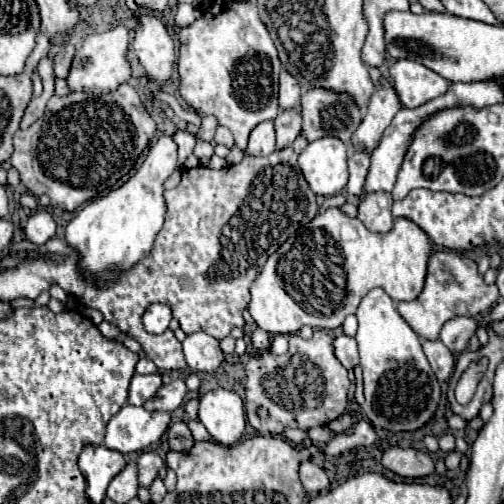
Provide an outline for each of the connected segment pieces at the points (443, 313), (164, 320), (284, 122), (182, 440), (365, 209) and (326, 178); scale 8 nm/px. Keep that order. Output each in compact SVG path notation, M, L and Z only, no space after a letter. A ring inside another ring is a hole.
M435 251L429 257L425 287L415 301L399 303L397 311L407 321L407 325L423 339L437 339L443 323L459 315L481 315L497 301L499 291L495 285L487 285L483 275L477 271L477 263L455 251Z
M163 303L149 305L143 315L143 325L145 325L145 331L149 333L163 333L169 327L169 321L171 321L171 311Z
M297 109L293 111L279 111L275 119L275 131L277 131L277 149L289 147L295 137L301 131L301 115Z
M177 421L177 423L169 425L167 441L169 441L171 451L179 451L179 453L189 453L195 445L195 439L185 421Z
M385 191L369 193L359 203L359 219L373 233L387 233L393 227L393 215L389 215L391 205L393 205L391 193Z
M321 137L299 155L299 167L315 195L337 195L347 185L347 147L337 137Z

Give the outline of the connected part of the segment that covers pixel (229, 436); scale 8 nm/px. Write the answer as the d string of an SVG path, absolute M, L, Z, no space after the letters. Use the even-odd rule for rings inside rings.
M227 389L207 391L199 403L199 421L207 427L213 441L221 445L237 443L247 425L241 397Z

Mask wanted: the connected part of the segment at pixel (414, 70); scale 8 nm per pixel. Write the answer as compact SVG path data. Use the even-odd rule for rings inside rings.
M399 59L397 63L393 63L389 67L389 77L401 105L407 109L415 109L449 89L449 81L441 79L441 75L437 75L429 67L409 59Z

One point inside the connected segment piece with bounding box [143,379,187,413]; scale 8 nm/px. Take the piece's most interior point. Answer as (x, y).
(169, 397)

